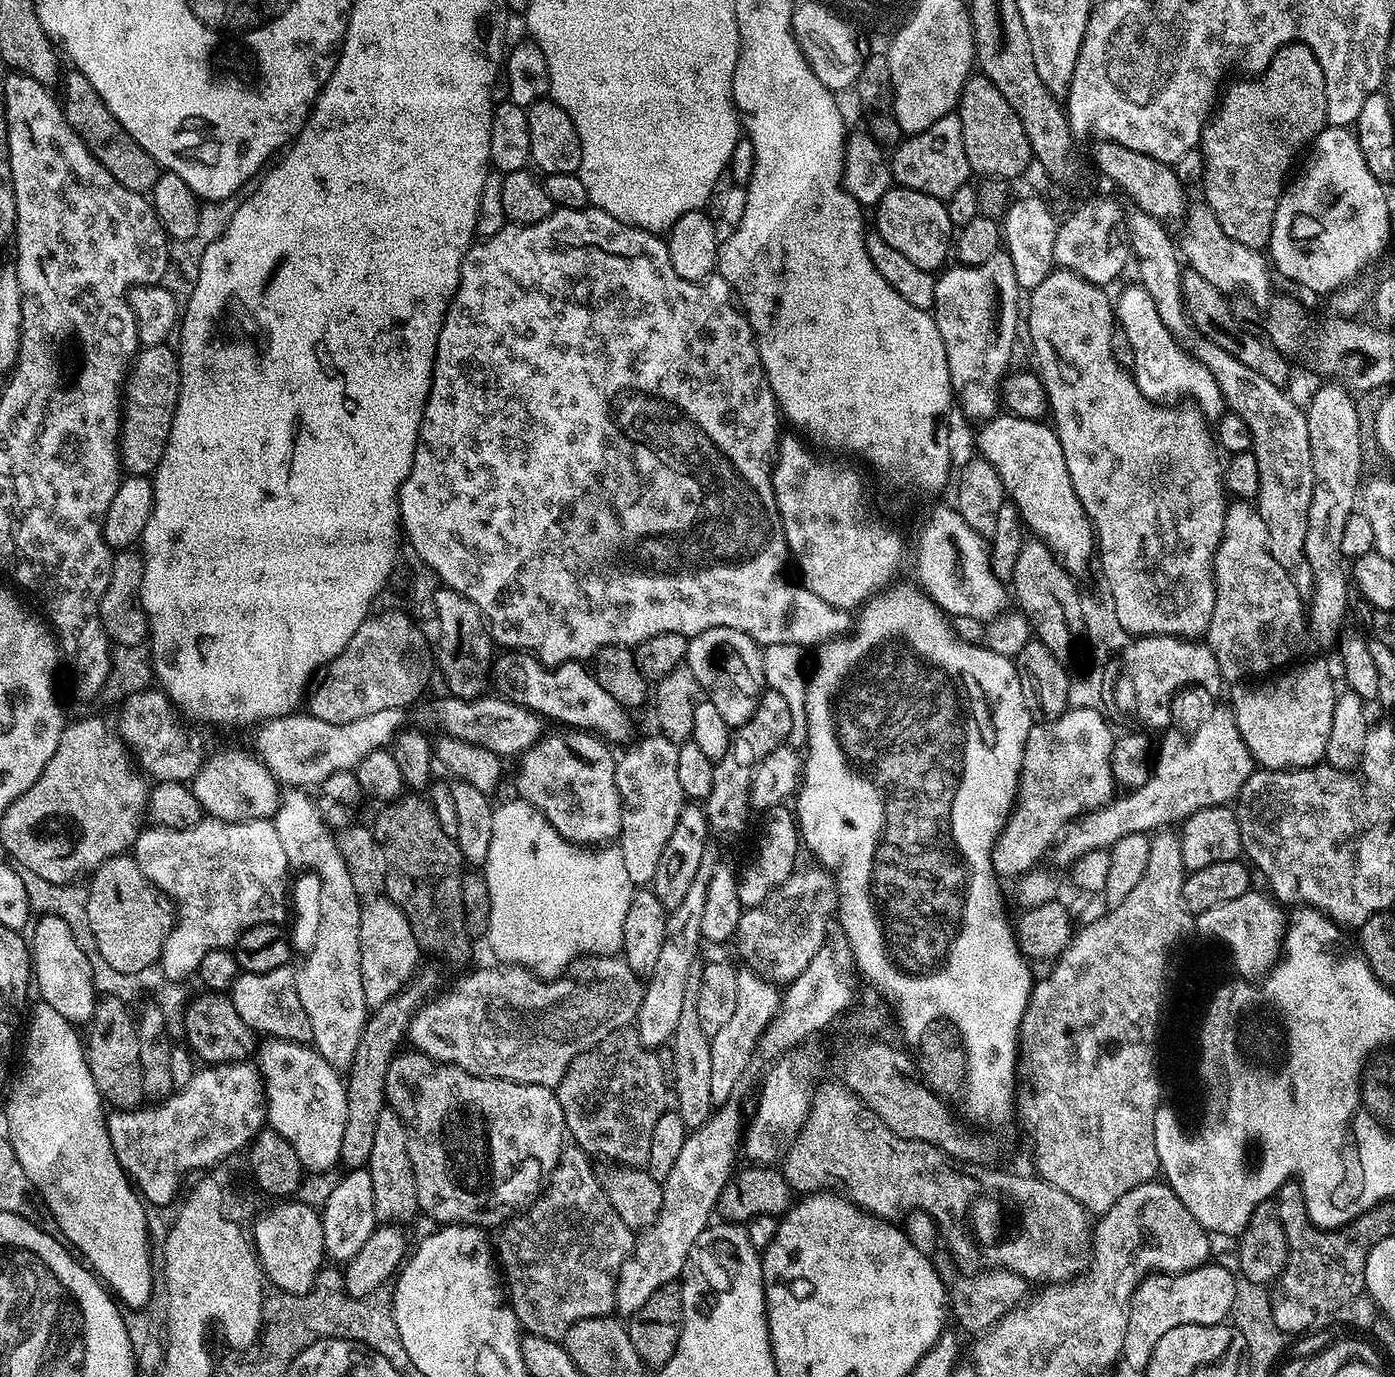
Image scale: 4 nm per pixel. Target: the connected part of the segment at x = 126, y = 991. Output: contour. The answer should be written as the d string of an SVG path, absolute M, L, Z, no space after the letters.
M17 867L16 873L18 874L18 878L22 878L22 886L26 886L28 906L33 913L57 916L58 918L62 918L62 922L66 922L66 926L70 926L70 930L74 934L78 946L82 946L82 954L86 954L86 958L90 962L92 981L97 993L119 996L125 1002L132 1002L139 988L152 988L155 986L156 980L152 977L152 974L148 972L139 972L133 976L122 974L118 970L114 970L114 966L110 966L110 962L106 962L106 958L102 958L102 954L98 950L98 942L88 925L88 915L86 914L86 906L84 905L86 896L81 889L79 892L76 886L46 882L46 878L34 874L34 870L26 870L22 867Z

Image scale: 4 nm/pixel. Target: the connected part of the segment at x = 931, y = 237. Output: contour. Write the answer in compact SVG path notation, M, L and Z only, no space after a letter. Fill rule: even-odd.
M892 186L874 208L876 213L875 231L880 233L898 254L910 258L914 266L935 273L945 267L948 254L954 248L954 229L950 222L947 203L930 194L922 194L918 190Z

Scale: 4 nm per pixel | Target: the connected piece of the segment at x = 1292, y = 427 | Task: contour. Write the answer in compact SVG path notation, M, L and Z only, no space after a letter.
M1132 210L1127 213L1126 227L1130 237L1130 252L1134 257L1134 268L1140 275L1138 280L1139 287L1154 298L1154 307L1158 310L1158 318L1171 330L1173 336L1181 342L1186 342L1186 347L1210 374L1214 374L1214 382L1218 382L1218 390L1222 394L1225 405L1246 426L1250 426L1252 431L1252 453L1256 456L1258 462L1258 482L1260 483L1260 492L1254 499L1255 507L1260 513L1262 522L1266 522L1266 534L1268 535L1268 553L1286 570L1290 582L1294 584L1301 597L1308 598L1312 595L1312 575L1310 574L1310 562L1304 556L1304 547L1306 546L1306 522L1310 514L1310 494L1312 493L1312 483L1314 482L1314 470L1312 469L1312 455L1310 454L1310 434L1308 433L1308 418L1303 407L1300 408L1284 393L1285 389L1274 382L1266 382L1262 374L1258 374L1250 366L1242 366L1238 358L1232 354L1226 354L1222 346L1210 342L1205 336L1197 333L1192 327L1184 310L1184 299L1180 294L1180 273L1182 271L1182 260L1178 255L1178 248L1172 245L1164 230L1165 225L1156 220L1150 214L1139 210Z

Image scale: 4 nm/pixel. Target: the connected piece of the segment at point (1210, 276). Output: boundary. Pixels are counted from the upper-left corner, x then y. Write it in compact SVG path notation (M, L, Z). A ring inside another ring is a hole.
M1193 207L1186 216L1188 226L1184 234L1184 248L1182 244L1182 256L1187 267L1196 275L1206 278L1206 282L1210 282L1210 286L1214 286L1222 293L1241 292L1242 295L1249 296L1254 303L1267 305L1270 300L1268 291L1272 288L1272 280L1268 277L1270 264L1265 253L1263 256L1262 253L1247 248L1242 241L1235 240L1220 225L1219 218L1221 219L1221 217L1211 207L1199 207L1196 209Z

